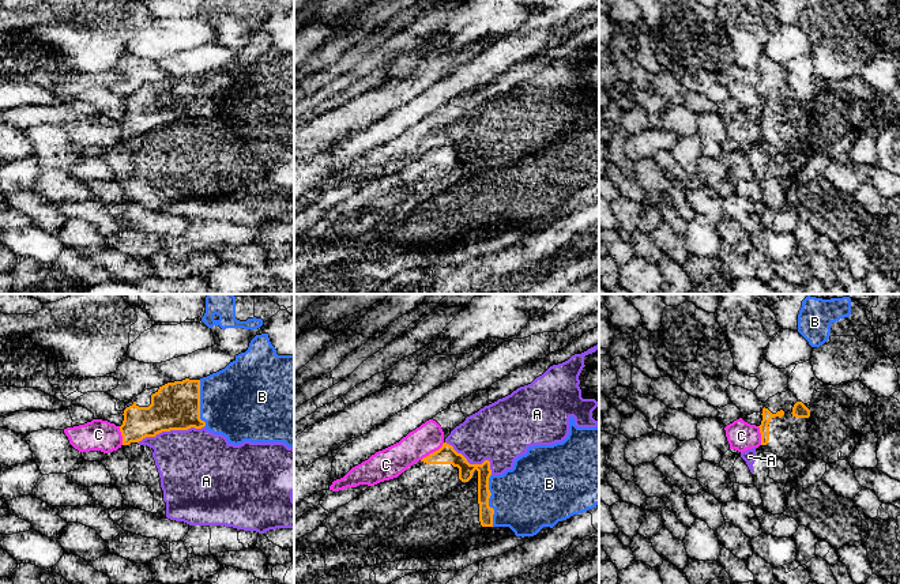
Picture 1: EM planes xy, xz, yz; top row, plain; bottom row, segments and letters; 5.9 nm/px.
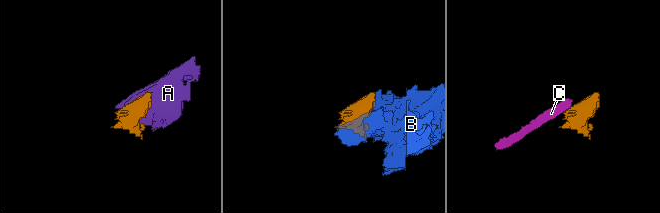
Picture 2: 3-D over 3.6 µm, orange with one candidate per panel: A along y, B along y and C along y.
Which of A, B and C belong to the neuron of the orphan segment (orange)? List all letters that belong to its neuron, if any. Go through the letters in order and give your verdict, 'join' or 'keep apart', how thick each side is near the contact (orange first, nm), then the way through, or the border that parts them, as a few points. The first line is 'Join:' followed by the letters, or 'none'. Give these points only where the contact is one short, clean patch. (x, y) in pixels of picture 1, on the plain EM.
Join: none
A: keep apart; calibres 280 and 420 nm
B: keep apart; calibres 90 and 400 nm
C: keep apart; calibres 110 and 180 nm; border xz (444, 138), (421, 155)

